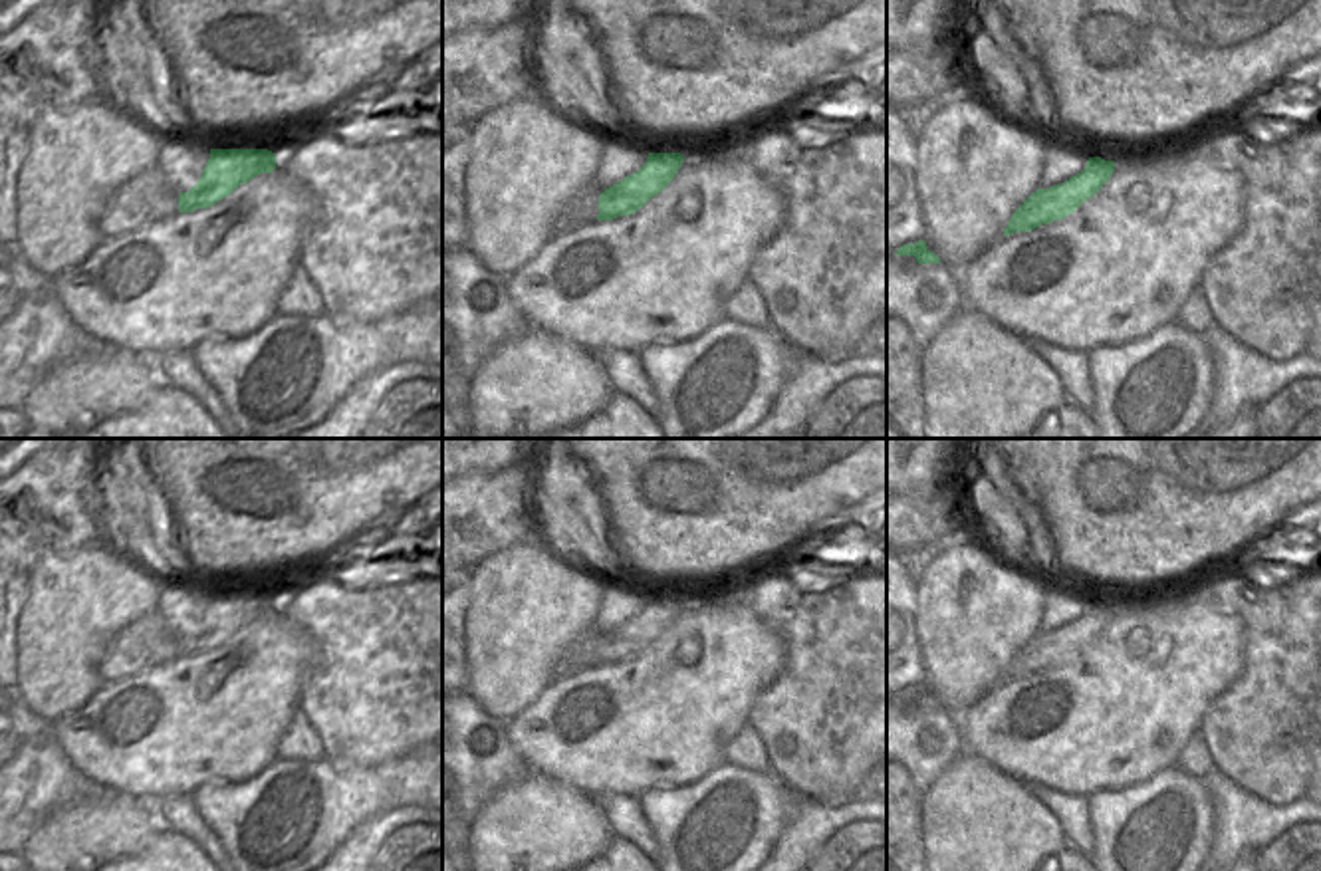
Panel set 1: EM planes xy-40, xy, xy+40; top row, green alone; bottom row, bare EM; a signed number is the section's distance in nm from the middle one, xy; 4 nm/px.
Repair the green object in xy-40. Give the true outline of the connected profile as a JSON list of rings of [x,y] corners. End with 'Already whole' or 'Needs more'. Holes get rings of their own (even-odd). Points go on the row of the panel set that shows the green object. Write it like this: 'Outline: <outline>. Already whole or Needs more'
Outline: [[[210,149],[210,159],[188,190],[179,194],[179,212],[208,208],[260,173],[276,169],[276,153],[268,149]]]. Already whole.

